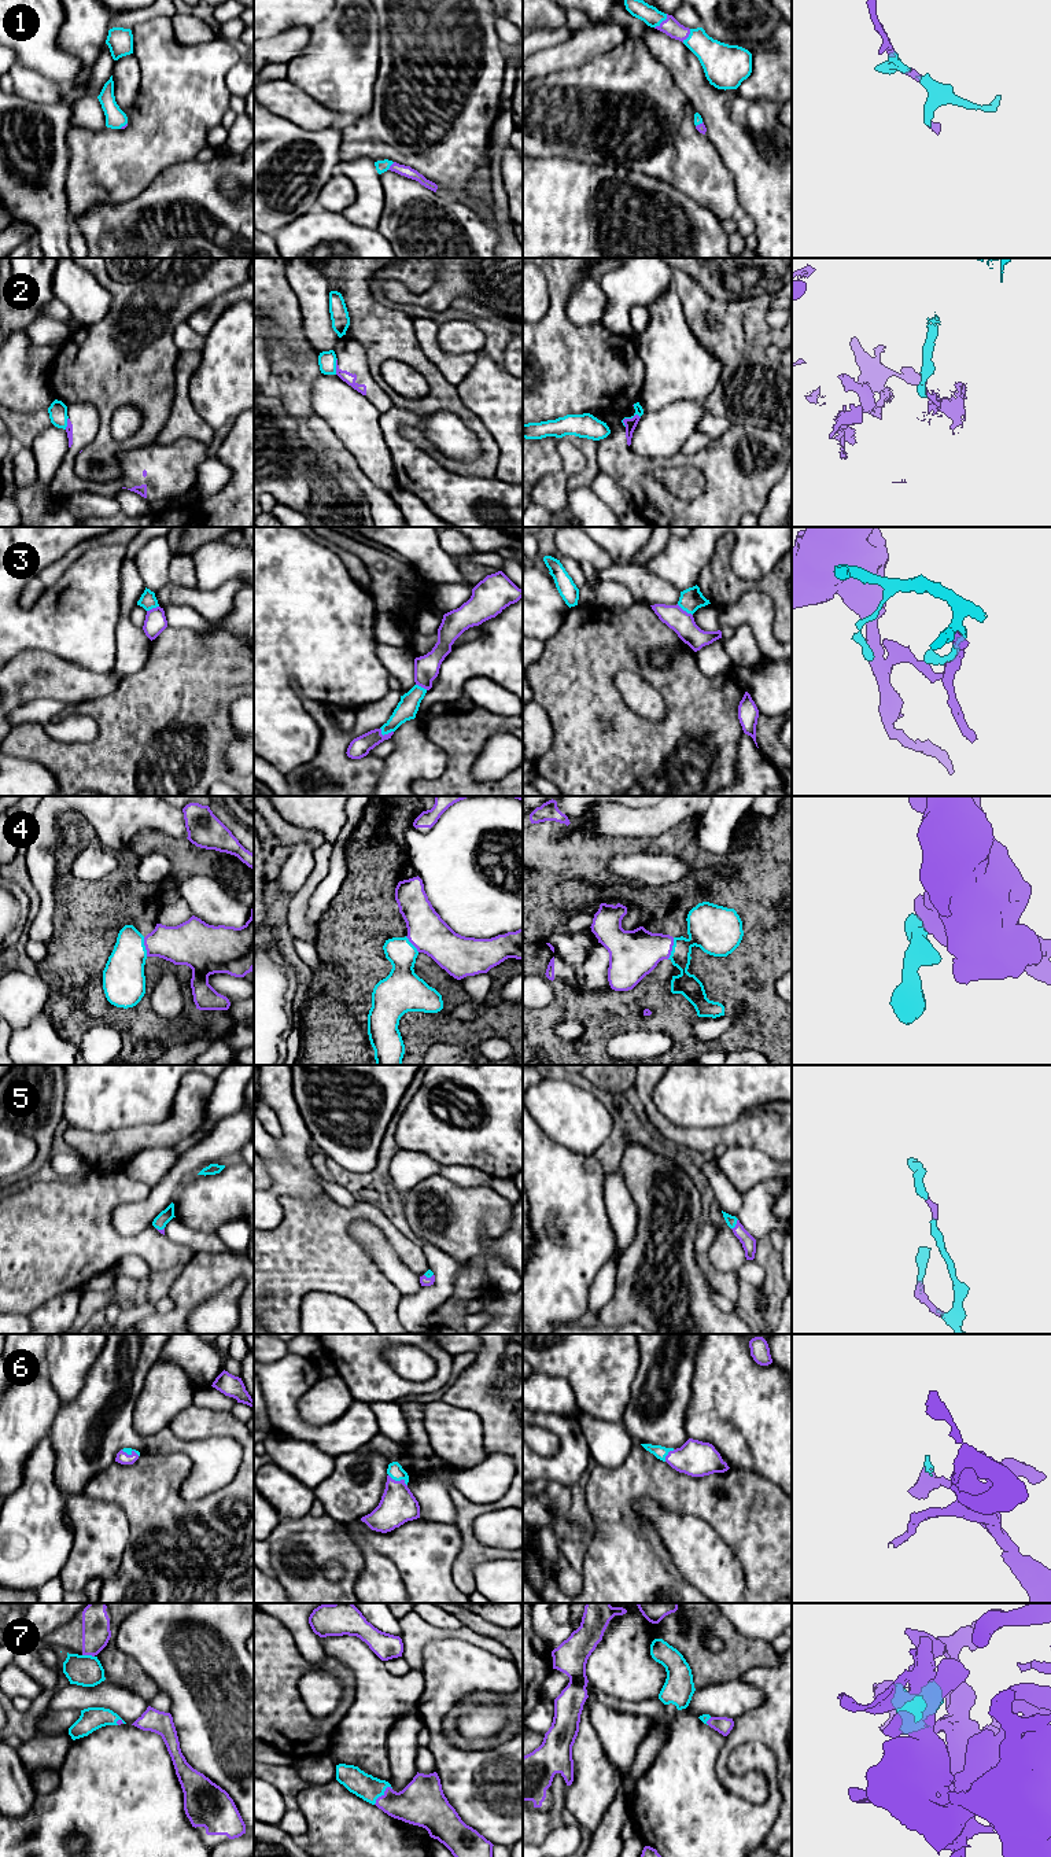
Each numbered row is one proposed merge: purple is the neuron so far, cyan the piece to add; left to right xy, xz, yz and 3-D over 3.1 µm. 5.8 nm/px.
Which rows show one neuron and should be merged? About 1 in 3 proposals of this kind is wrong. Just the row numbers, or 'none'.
1, 4, 5, 6, 7

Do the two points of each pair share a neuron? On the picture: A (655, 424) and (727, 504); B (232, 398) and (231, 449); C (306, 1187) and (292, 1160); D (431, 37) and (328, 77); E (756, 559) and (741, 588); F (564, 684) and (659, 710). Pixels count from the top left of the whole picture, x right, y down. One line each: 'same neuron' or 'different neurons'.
A: different neurons
B: different neurons
C: same neuron
D: different neurons
E: different neurons
F: different neurons

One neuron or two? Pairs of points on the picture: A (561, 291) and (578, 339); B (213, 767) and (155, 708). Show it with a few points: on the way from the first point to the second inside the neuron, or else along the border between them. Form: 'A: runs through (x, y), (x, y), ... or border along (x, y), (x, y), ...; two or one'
A: runs through (559, 304), (559, 320), (565, 327); one
B: runs through (209, 744), (209, 730), (205, 722), (179, 718); one

